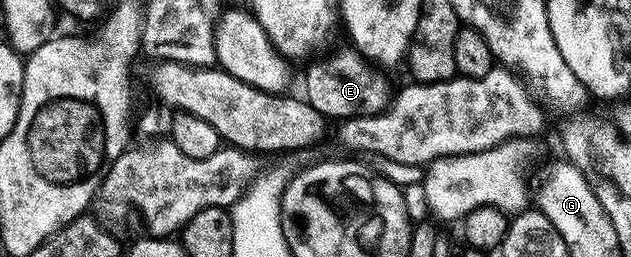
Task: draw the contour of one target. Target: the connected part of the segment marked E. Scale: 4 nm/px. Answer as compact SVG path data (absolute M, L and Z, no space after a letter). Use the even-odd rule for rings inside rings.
M346 47L342 53L306 71L304 100L327 119L373 117L377 113L384 113L391 104L391 89L389 93L389 81L380 72L384 73L370 64L356 49Z

